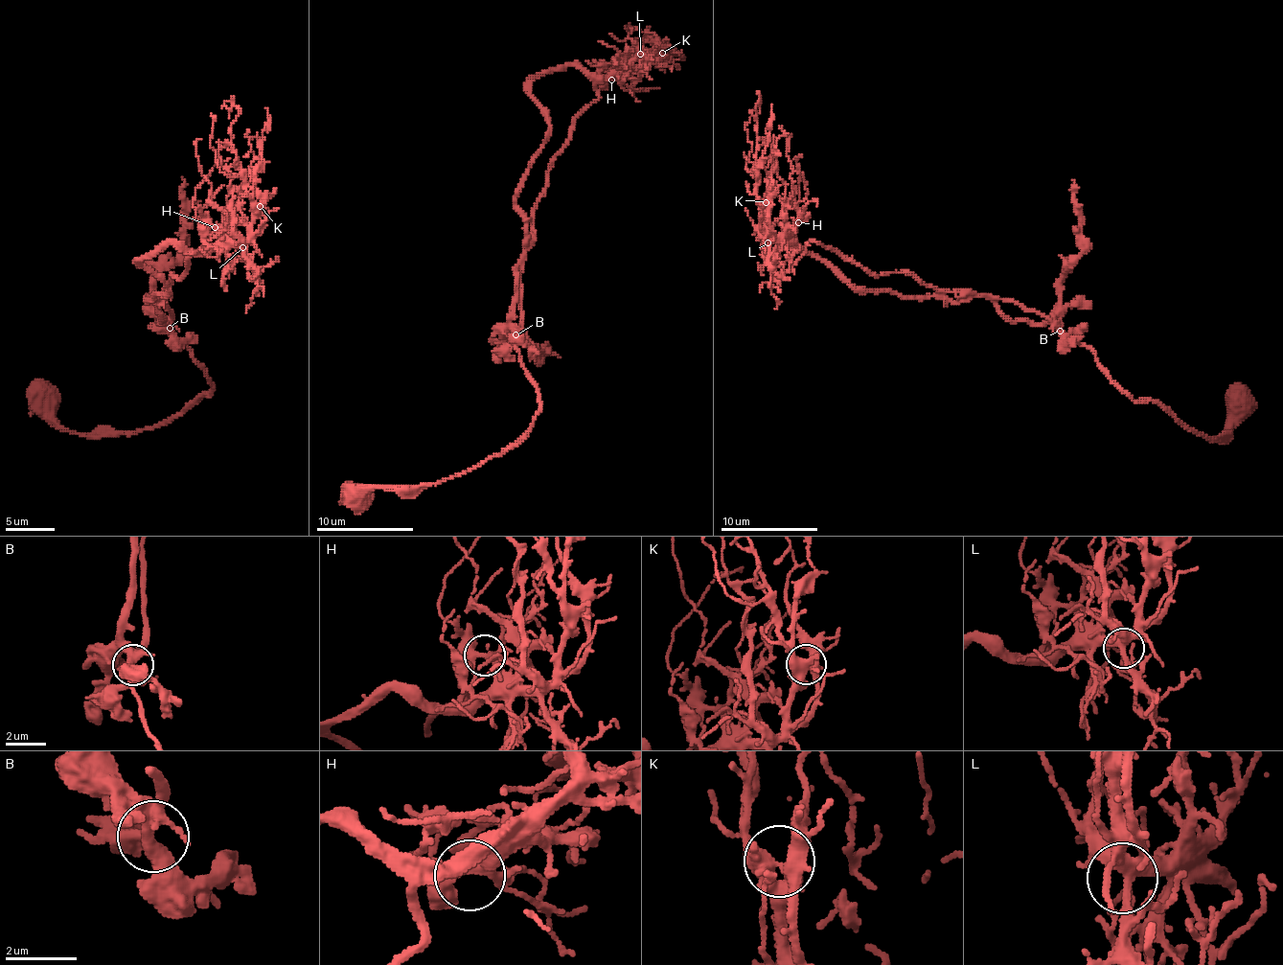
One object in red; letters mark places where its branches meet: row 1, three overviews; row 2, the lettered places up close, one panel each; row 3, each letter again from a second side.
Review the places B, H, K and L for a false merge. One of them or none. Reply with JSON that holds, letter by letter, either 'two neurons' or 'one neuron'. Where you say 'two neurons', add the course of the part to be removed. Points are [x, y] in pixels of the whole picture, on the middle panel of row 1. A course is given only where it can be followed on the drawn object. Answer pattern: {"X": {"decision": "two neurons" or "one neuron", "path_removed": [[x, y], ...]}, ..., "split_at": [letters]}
{"B": {"decision": "one neuron"}, "H": {"decision": "one neuron"}, "K": {"decision": "one neuron"}, "L": {"decision": "one neuron"}, "split_at": []}

